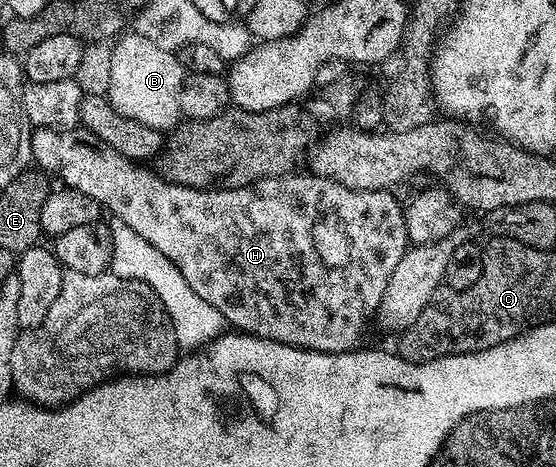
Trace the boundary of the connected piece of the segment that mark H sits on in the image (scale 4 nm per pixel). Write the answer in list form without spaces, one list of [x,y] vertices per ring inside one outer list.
[[[81,127],[68,129],[40,129],[35,128],[29,134],[30,155],[33,164],[39,170],[45,171],[51,178],[59,177],[61,184],[67,189],[75,189],[92,200],[101,203],[107,210],[110,209],[118,216],[117,220],[123,225],[132,227],[136,235],[142,239],[148,239],[160,255],[164,255],[180,271],[180,275],[188,283],[192,293],[198,295],[204,302],[216,307],[220,311],[227,326],[233,327],[239,333],[245,333],[251,337],[263,337],[269,341],[279,341],[285,345],[296,345],[299,349],[314,349],[318,353],[348,353],[359,344],[358,336],[366,325],[366,320],[375,316],[380,299],[384,295],[384,287],[388,287],[388,279],[392,279],[392,273],[396,271],[396,263],[404,259],[408,248],[406,236],[406,215],[403,206],[398,206],[398,201],[393,192],[385,189],[373,189],[365,193],[359,189],[349,189],[343,185],[337,185],[327,177],[315,177],[305,175],[287,175],[285,177],[268,177],[265,181],[257,182],[253,187],[245,189],[189,189],[183,185],[173,185],[157,172],[149,173],[146,167],[120,155],[120,151],[112,151],[96,135],[86,132]]]

